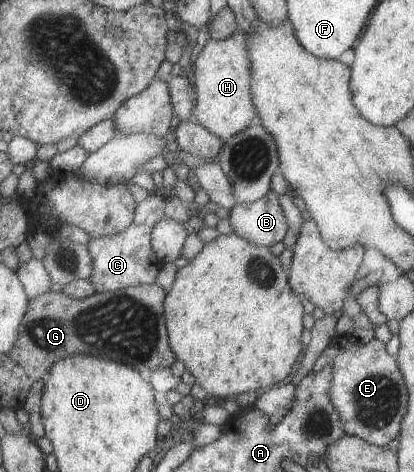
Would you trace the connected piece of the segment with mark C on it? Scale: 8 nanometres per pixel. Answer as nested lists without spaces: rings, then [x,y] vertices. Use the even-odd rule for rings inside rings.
[[[151,193],[138,202],[133,224],[128,229],[113,236],[90,238],[88,246],[94,266],[90,281],[97,287],[98,292],[113,292],[130,286],[154,284],[163,261],[153,248],[153,229],[166,217],[166,200]]]

